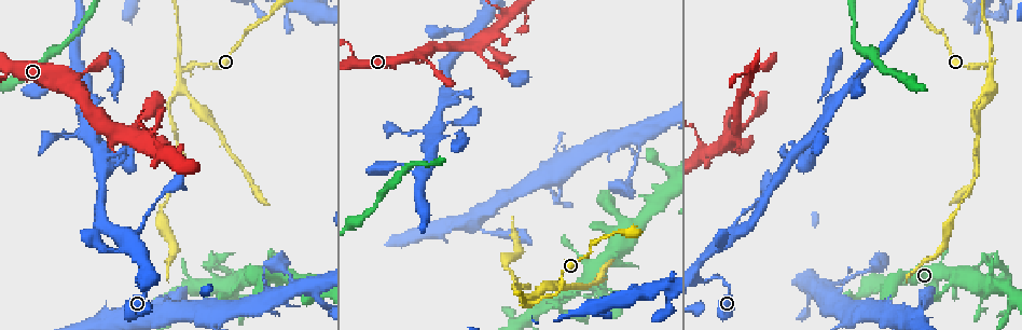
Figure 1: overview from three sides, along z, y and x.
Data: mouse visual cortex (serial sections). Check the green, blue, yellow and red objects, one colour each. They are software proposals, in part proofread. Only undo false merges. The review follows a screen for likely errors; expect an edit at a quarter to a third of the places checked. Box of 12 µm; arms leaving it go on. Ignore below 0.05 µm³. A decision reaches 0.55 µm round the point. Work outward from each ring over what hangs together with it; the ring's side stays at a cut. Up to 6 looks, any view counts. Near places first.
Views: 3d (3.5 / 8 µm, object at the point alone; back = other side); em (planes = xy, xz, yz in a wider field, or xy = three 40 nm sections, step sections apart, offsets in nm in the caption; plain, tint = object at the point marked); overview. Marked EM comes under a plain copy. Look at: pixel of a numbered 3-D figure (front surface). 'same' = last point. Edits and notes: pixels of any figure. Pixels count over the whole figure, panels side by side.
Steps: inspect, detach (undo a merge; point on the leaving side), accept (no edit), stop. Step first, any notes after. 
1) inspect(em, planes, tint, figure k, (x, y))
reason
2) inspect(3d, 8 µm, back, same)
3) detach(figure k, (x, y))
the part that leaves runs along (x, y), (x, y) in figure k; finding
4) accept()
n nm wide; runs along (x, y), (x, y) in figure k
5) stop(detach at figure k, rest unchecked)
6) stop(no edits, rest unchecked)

inspect(3d, 3.5 µm, figure 1, (218, 282))
side arm on a straight run

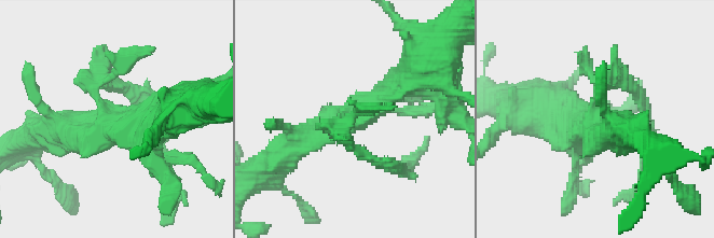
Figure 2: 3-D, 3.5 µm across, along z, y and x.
inspect(em, planes, tint, figure 2, (596, 123))

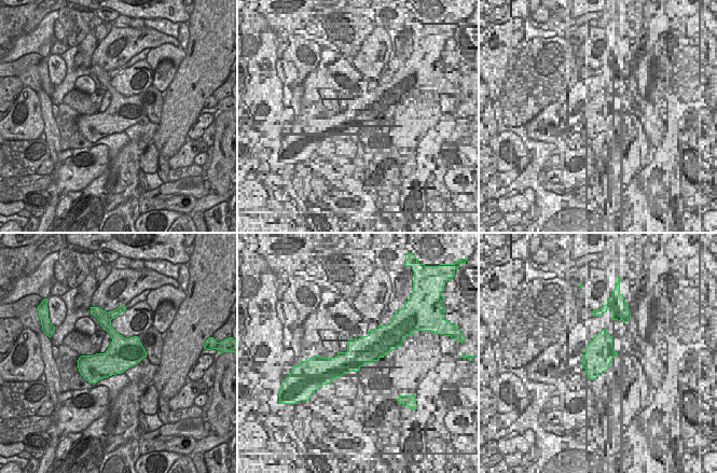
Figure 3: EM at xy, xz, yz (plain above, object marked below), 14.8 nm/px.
detach(figure 2, (581, 57))
border along (110, 321), (107, 325), (102, 327) in figure 3; two cells meet here

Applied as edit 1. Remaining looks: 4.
inspect(3d, 3.5 µm, back, figure 1, (180, 62))
two arms in line, one across

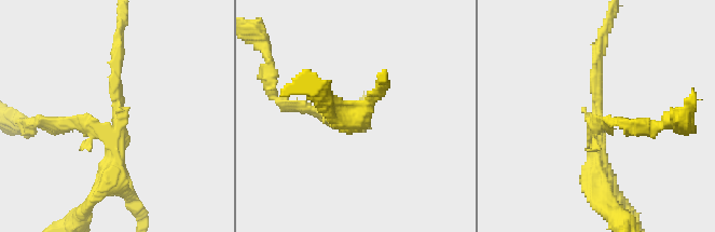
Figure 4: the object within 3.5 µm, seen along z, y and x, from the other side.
inspect(em, xy, step 3, tint, figure 4, (117, 121))
3 arms; arms of 150, 200, 300 nm; now the EM

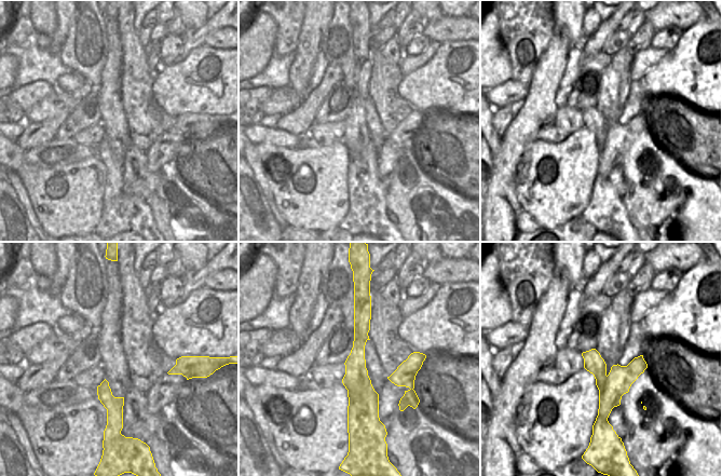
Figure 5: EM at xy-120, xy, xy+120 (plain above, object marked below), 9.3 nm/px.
inspect(em, planes, tint, same)

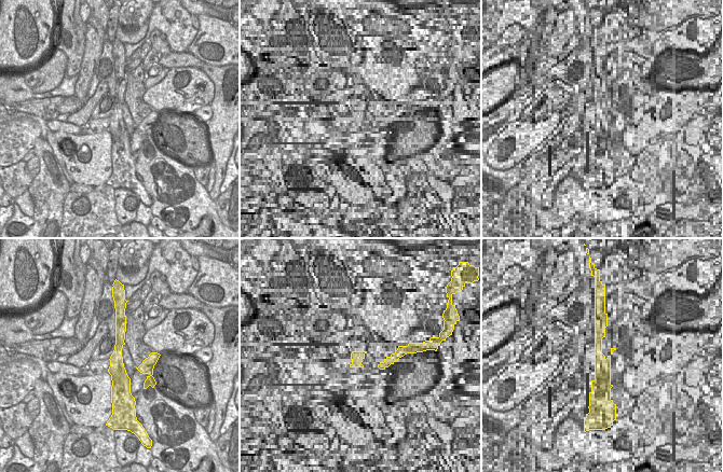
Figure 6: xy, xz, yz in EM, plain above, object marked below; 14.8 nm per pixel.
detach(figure 4, (98, 186))
the part that leaves runs along (114, 142), (114, 179), (140, 221) in figure 4; two cells meet here

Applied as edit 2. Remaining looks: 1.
stop(detach at figure 2, detach at figure 4, rest unchecked)

